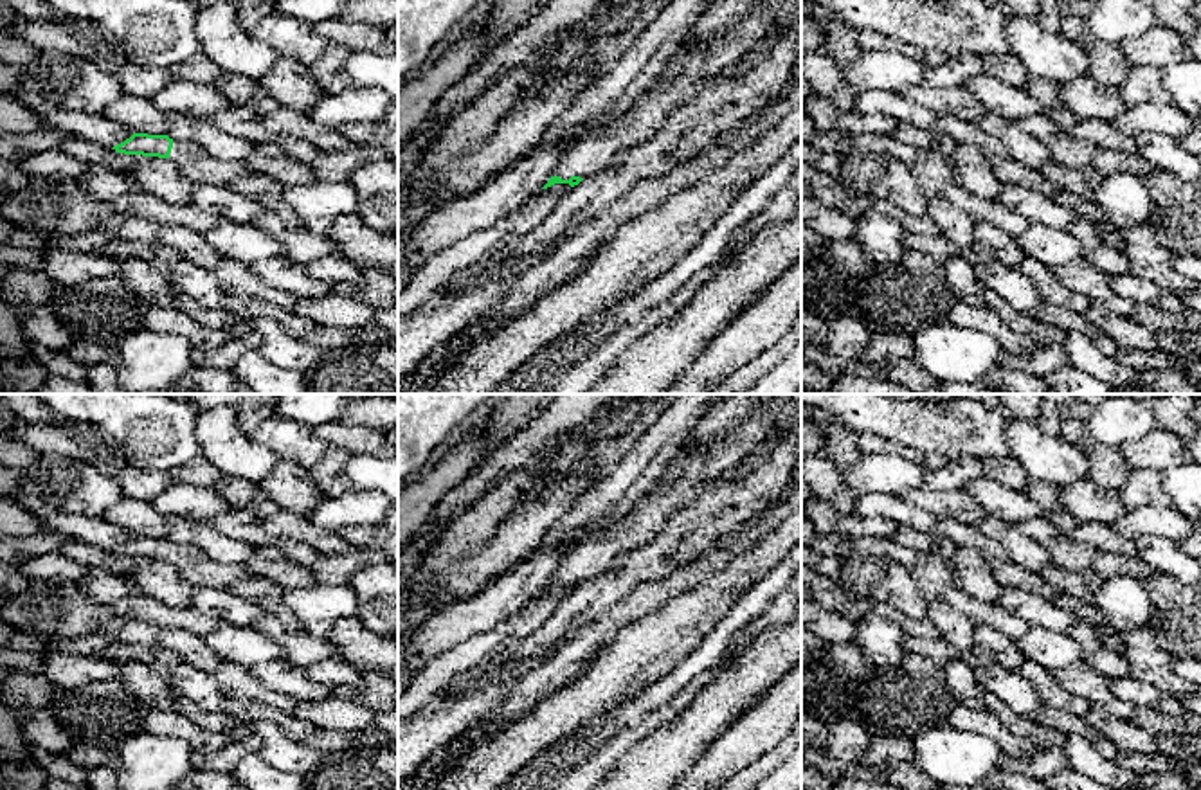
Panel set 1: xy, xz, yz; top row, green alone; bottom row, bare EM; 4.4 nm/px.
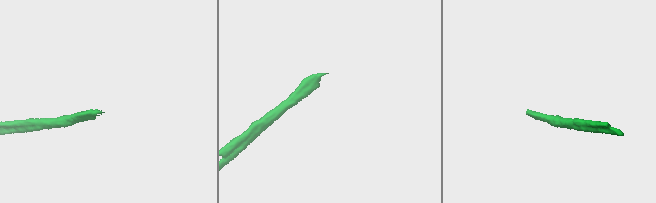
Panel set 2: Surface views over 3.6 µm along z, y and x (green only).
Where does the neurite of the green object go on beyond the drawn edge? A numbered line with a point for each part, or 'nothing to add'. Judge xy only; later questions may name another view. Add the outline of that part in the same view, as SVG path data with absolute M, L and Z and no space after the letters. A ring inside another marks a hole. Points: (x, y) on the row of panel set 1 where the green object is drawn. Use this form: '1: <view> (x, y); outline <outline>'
1: xy (182, 153); outline M173 140L173 148L169 153L171 162L176 162L184 167L200 157L203 157L203 151L196 144L185 140Z

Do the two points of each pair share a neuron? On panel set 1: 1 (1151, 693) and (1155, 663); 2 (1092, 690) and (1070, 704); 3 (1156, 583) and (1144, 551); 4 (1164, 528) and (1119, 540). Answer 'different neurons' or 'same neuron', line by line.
1: different neurons
2: different neurons
3: different neurons
4: different neurons

